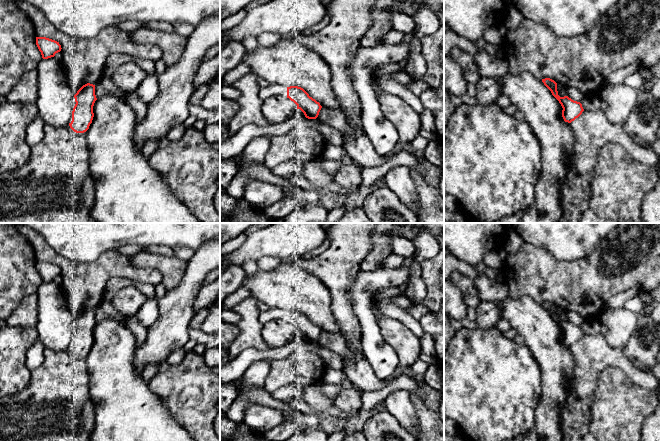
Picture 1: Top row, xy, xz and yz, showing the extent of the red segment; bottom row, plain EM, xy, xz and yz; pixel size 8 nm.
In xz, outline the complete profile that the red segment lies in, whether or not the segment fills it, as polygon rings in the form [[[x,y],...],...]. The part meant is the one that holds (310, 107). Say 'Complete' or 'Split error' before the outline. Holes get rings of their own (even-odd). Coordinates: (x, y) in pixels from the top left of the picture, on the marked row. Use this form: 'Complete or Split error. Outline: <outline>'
Split error. Outline: [[[270,84],[268,87],[259,89],[259,98],[263,101],[275,95],[282,95],[289,98],[308,119],[316,119],[322,108],[319,102],[310,97],[303,88],[298,86],[286,87],[278,84]]]

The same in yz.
Complete. Outline: [[[542,79],[544,85],[551,91],[552,95],[559,101],[563,110],[562,117],[565,122],[571,123],[576,118],[578,118],[584,111],[582,104],[580,102],[574,101],[568,96],[560,97],[557,91],[557,83],[550,79]]]

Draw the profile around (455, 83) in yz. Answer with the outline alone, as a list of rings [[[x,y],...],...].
[[[450,55],[444,56],[444,90],[462,97],[467,91],[467,85],[462,68]]]

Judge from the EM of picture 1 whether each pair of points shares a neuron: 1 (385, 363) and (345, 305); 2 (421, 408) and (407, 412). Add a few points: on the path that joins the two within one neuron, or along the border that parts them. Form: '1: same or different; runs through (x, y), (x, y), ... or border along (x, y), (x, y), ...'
1: different; border along (352, 305), (363, 350)
2: different; border along (408, 391), (414, 408), (417, 430)

